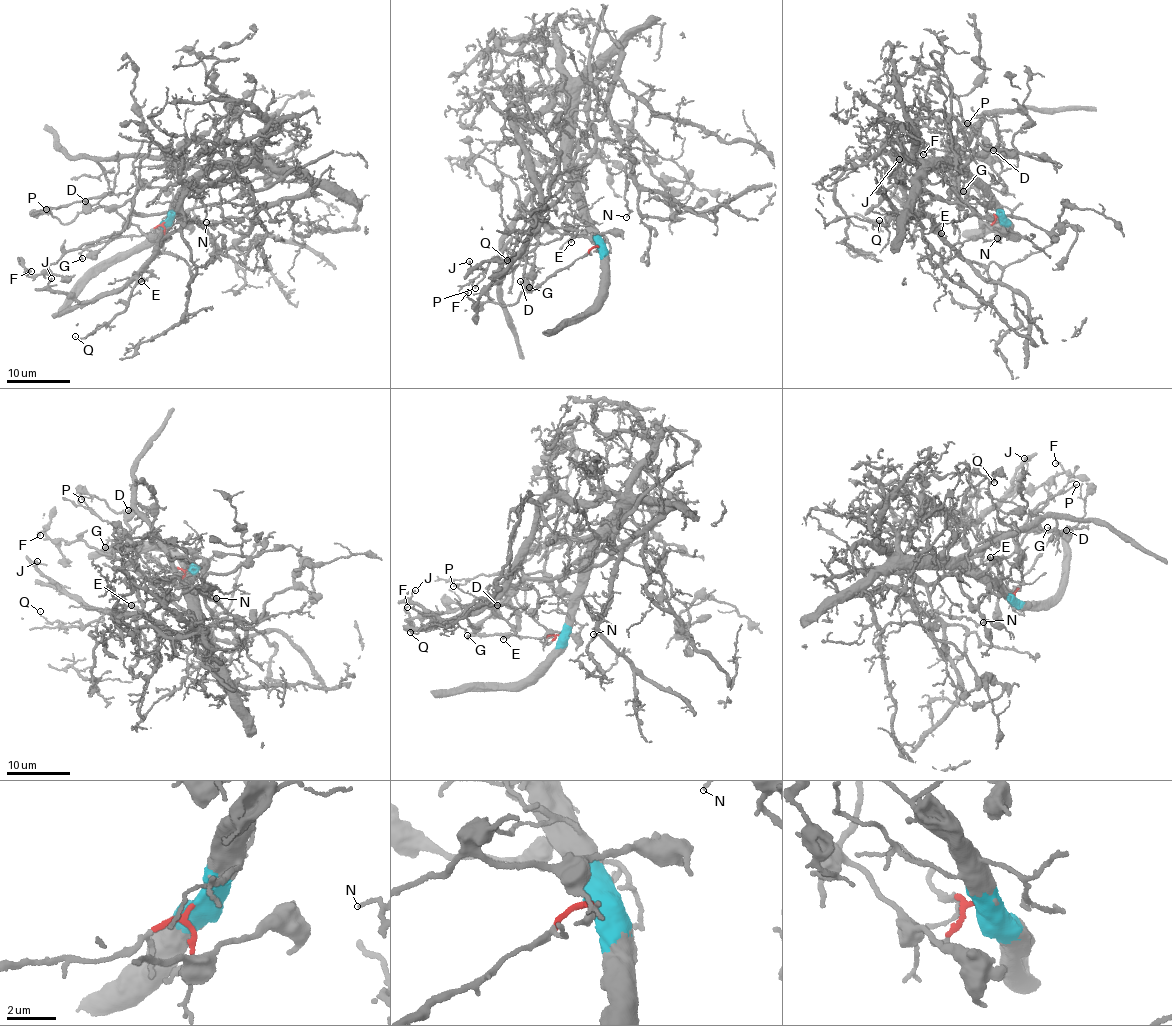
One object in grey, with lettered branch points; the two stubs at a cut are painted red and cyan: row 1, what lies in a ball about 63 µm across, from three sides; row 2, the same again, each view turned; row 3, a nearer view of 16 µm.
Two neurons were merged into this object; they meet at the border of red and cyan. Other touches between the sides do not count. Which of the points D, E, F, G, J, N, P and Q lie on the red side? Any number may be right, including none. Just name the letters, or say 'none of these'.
D, F, G

